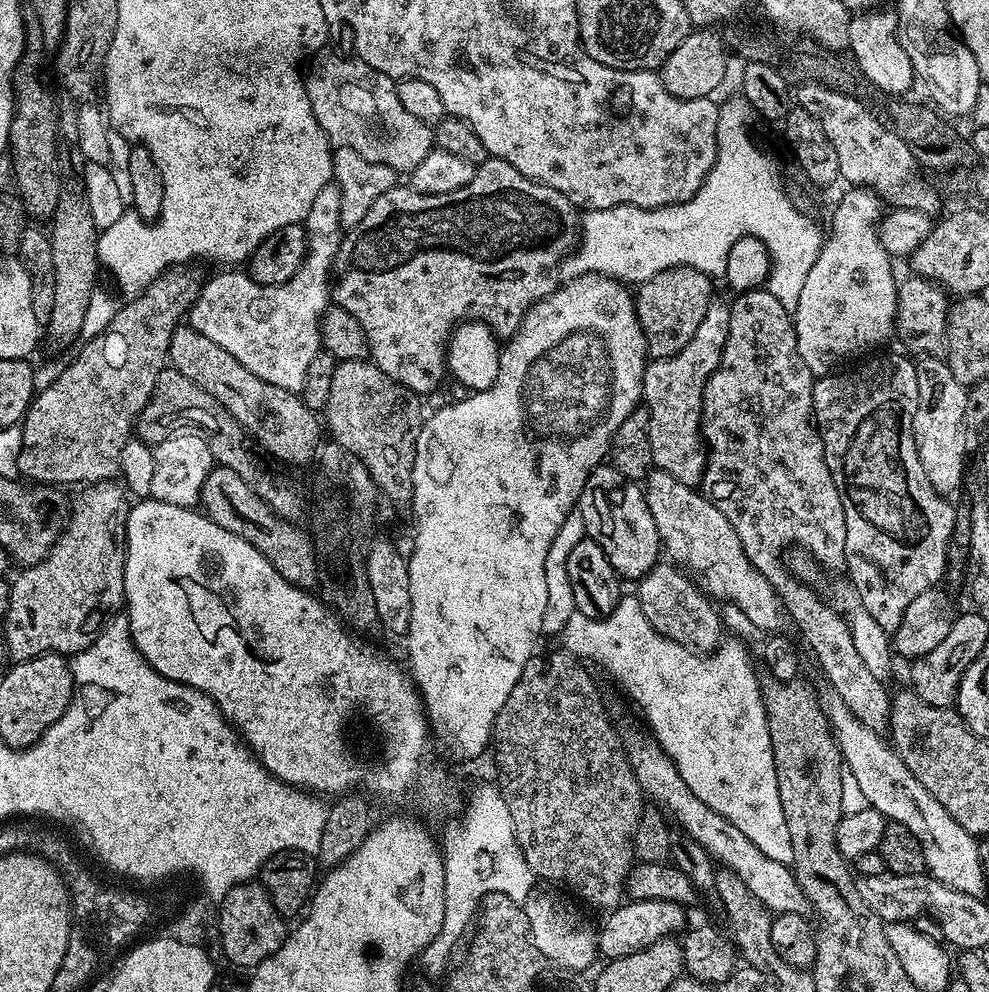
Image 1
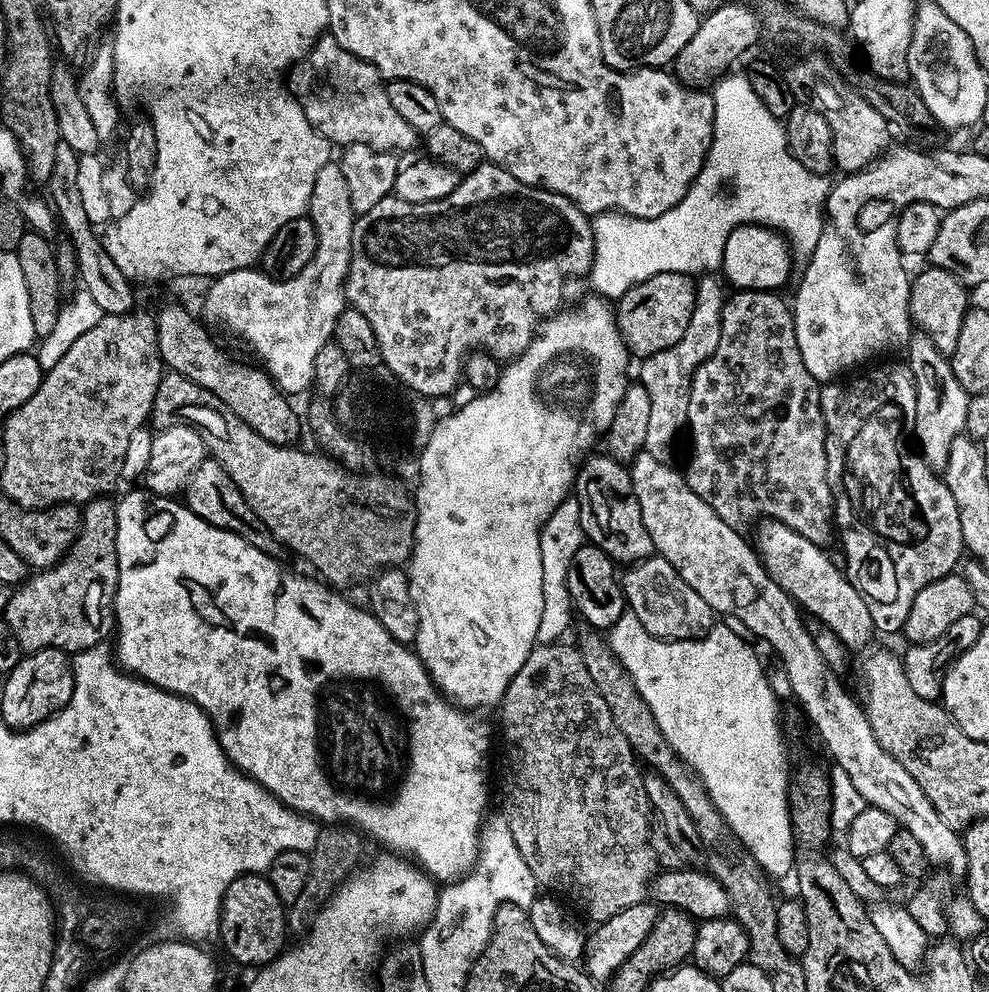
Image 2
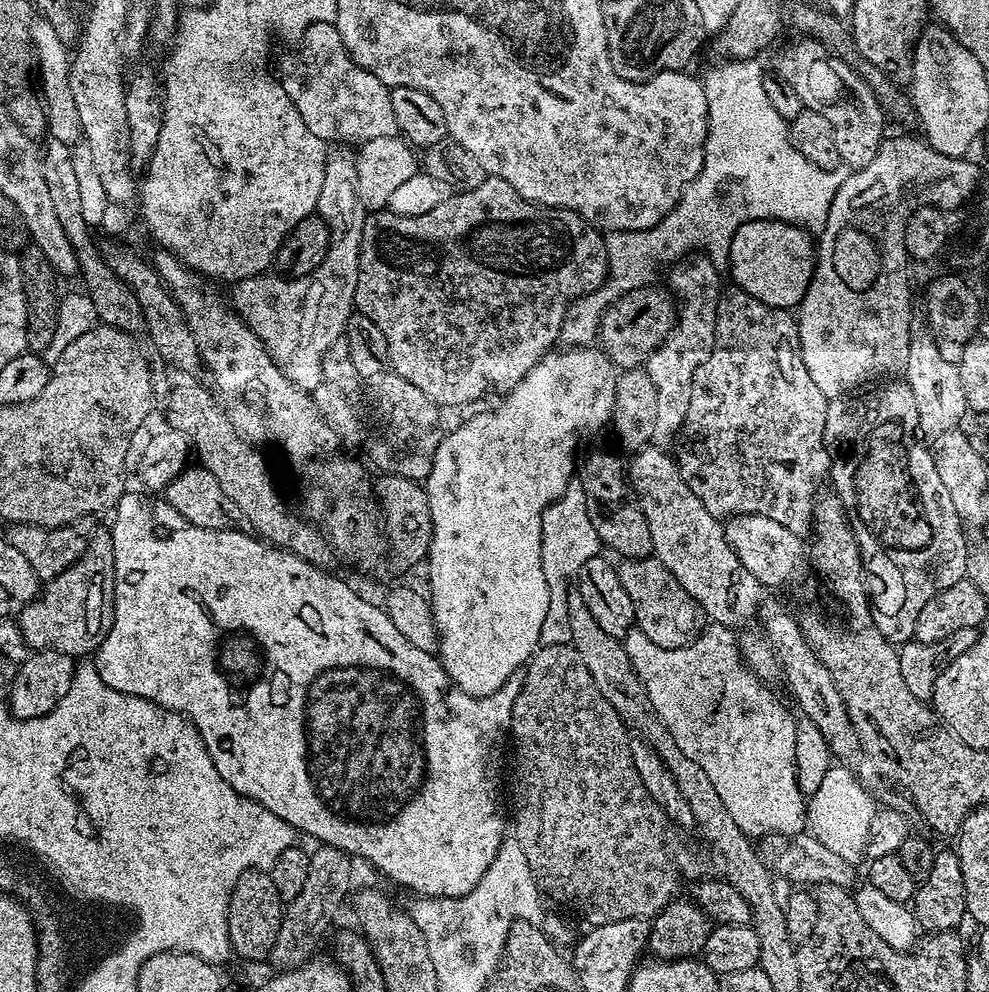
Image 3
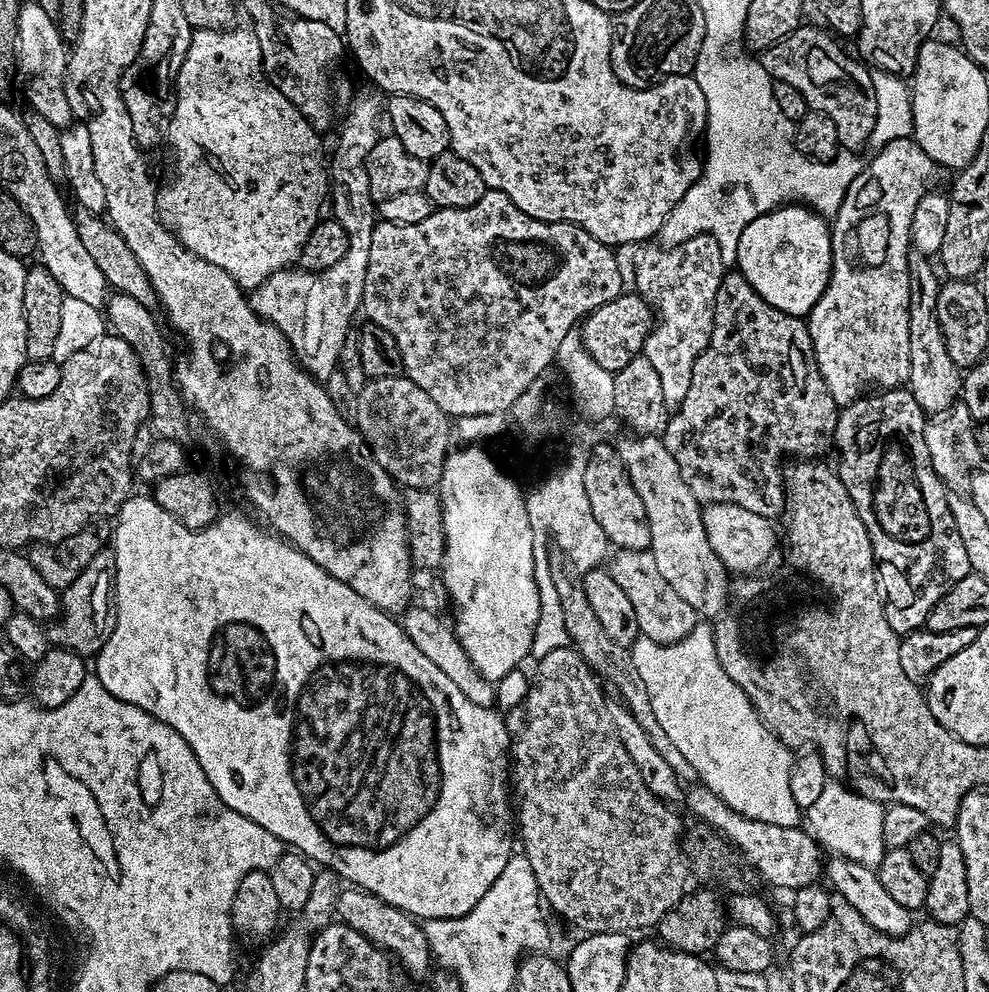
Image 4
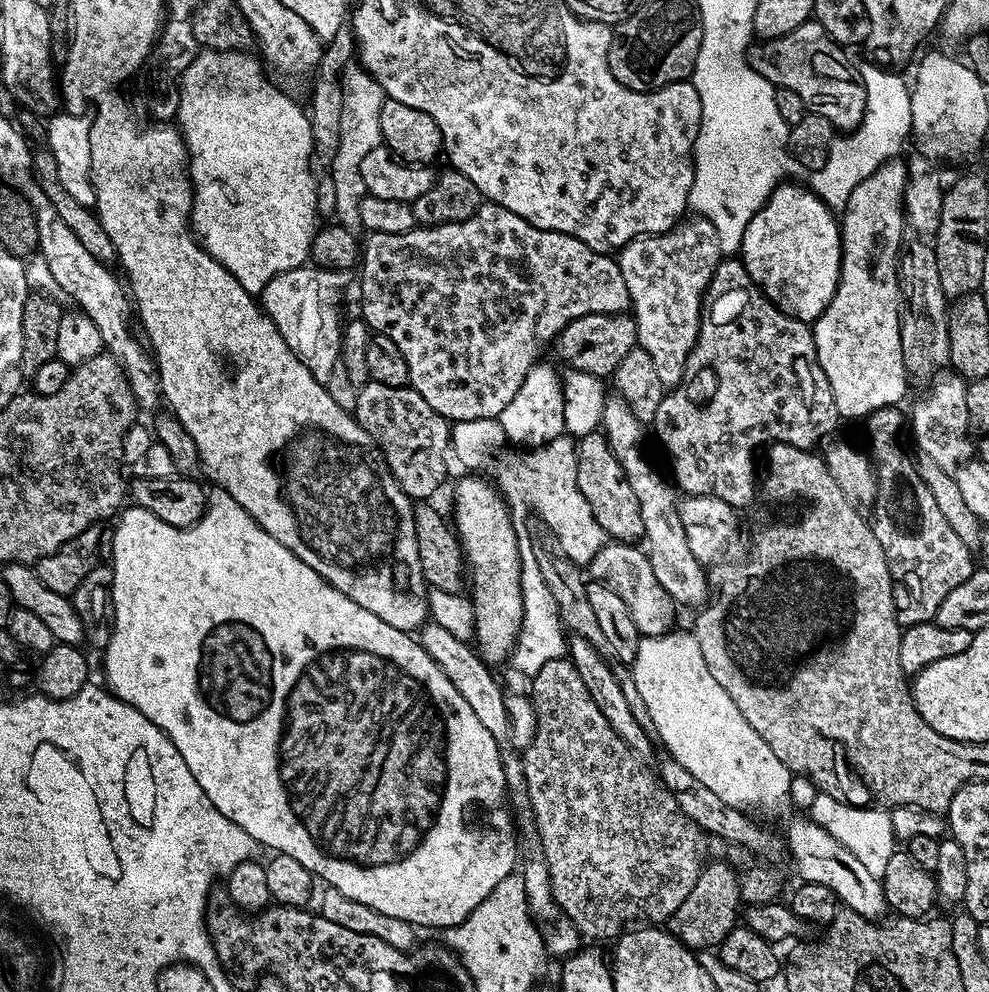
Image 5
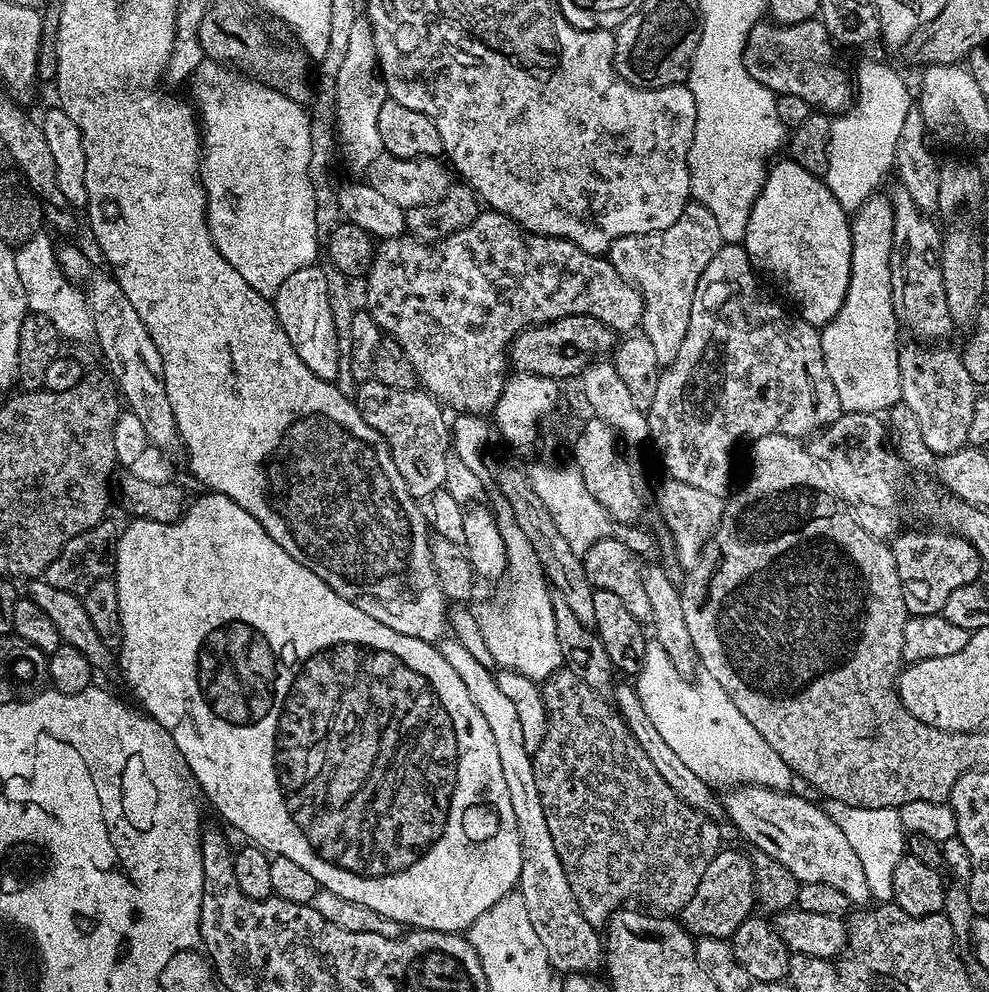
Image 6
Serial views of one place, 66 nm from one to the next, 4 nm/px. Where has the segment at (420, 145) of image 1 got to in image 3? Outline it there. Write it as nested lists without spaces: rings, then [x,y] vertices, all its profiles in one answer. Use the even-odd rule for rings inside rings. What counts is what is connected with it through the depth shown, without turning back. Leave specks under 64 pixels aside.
[[[314,22],[304,31],[299,44],[300,48],[294,49],[293,52],[281,54],[278,79],[282,90],[286,90],[290,102],[298,110],[310,134],[328,144],[342,141],[359,146],[366,141],[373,141],[374,138],[390,137],[399,133],[397,118],[394,117],[393,107],[390,106],[392,94],[388,85],[383,84],[374,74],[370,74],[370,70],[358,66],[354,58],[350,58],[342,42],[342,34],[338,34],[335,23]]]

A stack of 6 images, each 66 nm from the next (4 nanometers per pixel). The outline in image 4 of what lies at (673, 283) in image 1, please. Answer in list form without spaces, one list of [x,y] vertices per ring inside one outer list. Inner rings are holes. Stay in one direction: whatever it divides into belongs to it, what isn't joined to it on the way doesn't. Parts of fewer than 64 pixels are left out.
[[[621,294],[618,298],[598,306],[583,318],[578,328],[584,349],[594,362],[598,362],[598,366],[602,366],[604,372],[615,374],[622,370],[622,366],[626,366],[626,362],[641,355],[646,338],[652,333],[654,323],[652,308],[639,294],[628,295]]]

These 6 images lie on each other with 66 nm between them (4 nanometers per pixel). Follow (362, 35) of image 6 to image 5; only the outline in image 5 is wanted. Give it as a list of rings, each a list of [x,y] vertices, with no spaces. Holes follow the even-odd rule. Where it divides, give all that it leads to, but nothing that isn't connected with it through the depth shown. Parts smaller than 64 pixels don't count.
[[[348,63],[340,80],[342,122],[339,131],[338,152],[334,155],[331,172],[337,194],[337,208],[334,216],[345,228],[355,229],[360,224],[360,204],[366,195],[362,182],[362,158],[366,158],[366,154],[370,154],[370,150],[381,147],[380,119],[386,97],[382,86],[359,63]]]

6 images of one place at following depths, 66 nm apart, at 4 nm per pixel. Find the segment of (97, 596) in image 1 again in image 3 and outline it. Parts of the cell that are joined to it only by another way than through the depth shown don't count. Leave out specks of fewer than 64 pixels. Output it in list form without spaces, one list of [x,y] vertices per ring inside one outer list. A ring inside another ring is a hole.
[[[108,530],[96,532],[93,536],[87,537],[87,542],[88,545],[82,558],[78,558],[78,562],[74,562],[74,566],[70,566],[65,572],[58,574],[58,578],[47,581],[43,585],[40,595],[32,603],[25,604],[19,609],[18,623],[29,649],[49,648],[73,658],[88,658],[95,653],[101,642],[110,634],[112,609],[116,599],[116,567],[114,566],[112,533]]]

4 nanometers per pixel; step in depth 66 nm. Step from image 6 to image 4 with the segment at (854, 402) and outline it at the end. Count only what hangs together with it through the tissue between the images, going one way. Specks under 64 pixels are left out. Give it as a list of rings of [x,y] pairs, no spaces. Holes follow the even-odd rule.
[[[903,136],[883,145],[872,161],[860,169],[842,204],[832,218],[832,270],[827,288],[806,317],[811,336],[812,352],[819,366],[820,376],[826,382],[839,407],[845,407],[869,390],[887,390],[907,385],[910,374],[910,255],[911,220],[915,207],[927,193],[937,187],[942,169],[940,165],[916,145],[915,139]]]

